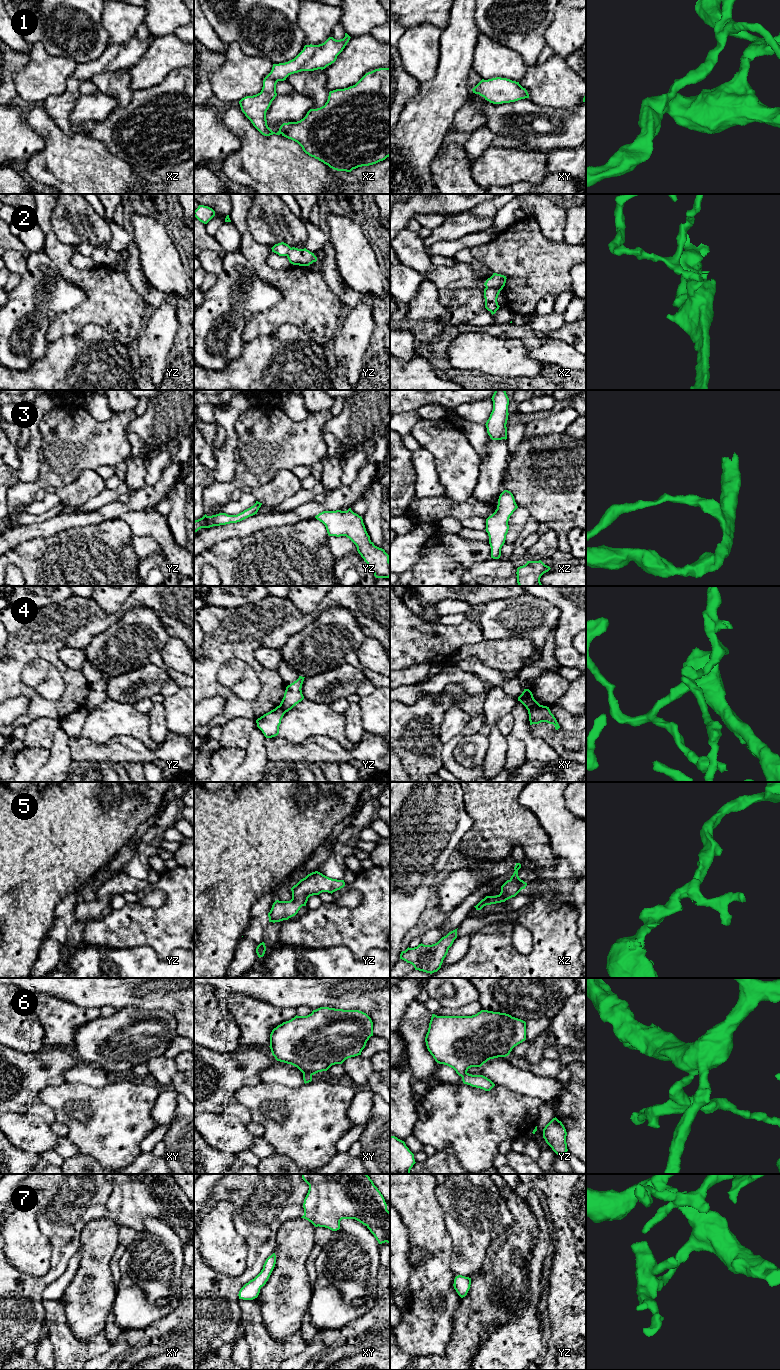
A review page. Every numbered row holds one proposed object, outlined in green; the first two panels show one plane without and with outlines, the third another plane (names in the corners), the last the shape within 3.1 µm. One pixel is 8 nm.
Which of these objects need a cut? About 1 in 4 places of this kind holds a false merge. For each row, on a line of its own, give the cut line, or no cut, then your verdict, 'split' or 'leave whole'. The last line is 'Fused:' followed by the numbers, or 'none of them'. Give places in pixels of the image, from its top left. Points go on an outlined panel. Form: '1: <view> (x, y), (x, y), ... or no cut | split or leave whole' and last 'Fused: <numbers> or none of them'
1: no cut | leave whole
2: xz (486, 287), (492, 287), (499, 291) | split
3: no cut | leave whole
4: xy (540, 705), (528, 711) | split
5: no cut | leave whole
6: no cut | leave whole
7: no cut | leave whole
Fused: 2, 4

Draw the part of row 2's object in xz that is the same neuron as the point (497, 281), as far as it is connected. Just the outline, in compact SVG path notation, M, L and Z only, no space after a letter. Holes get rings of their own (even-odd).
M493 273L493 275L486 280L484 285L486 288L494 288L501 291L505 286L506 279L507 278L504 275Z

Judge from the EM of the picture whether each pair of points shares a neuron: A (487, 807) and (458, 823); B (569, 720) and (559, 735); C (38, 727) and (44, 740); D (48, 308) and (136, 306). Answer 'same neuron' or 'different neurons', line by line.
A: different neurons
B: different neurons
C: same neuron
D: different neurons

